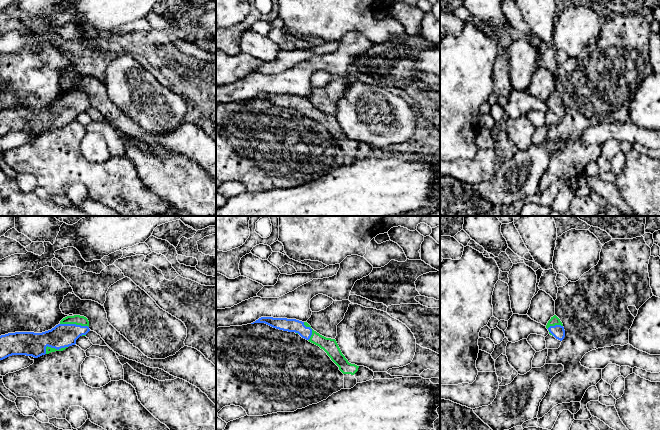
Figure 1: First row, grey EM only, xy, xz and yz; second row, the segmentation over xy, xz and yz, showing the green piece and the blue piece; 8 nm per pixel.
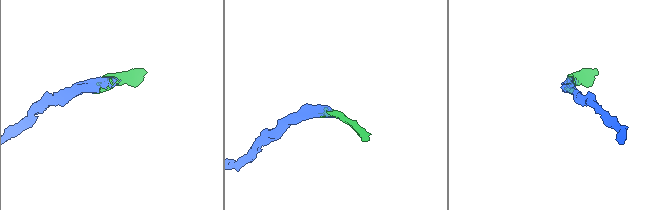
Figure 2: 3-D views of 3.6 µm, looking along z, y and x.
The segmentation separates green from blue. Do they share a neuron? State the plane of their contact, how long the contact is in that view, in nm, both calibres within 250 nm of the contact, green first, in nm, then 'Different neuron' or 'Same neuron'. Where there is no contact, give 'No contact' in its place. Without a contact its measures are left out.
Touches green in xy. Shared border 240 nm. Thickness 80 nm (green) against 190 nm. Same neuron

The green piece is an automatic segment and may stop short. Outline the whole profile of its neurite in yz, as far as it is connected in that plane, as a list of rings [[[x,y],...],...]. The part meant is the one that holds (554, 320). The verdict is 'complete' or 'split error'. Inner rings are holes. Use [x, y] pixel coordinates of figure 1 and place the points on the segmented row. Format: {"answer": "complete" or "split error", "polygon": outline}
{"answer": "split error", "polygon": [[[554,315],[548,321],[546,328],[549,331],[549,334],[554,336],[556,339],[562,341],[565,337],[565,330],[560,319]]]}

